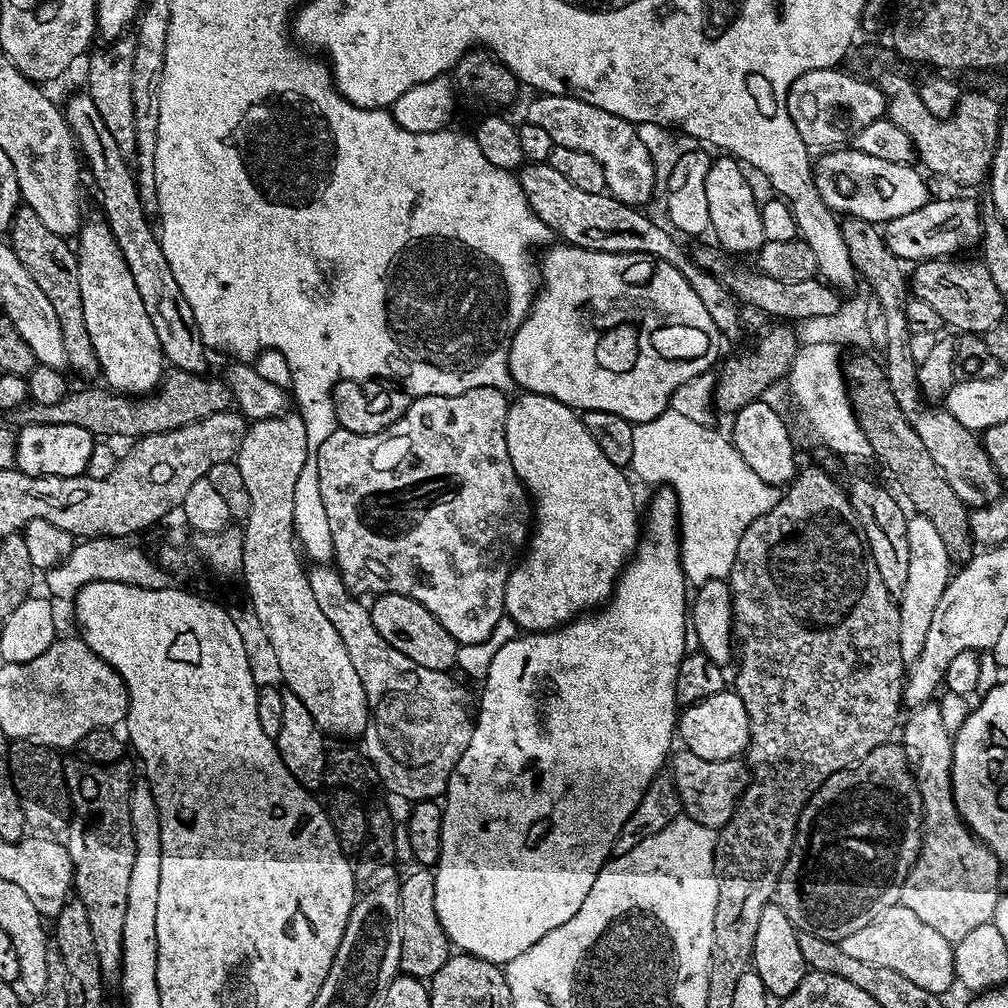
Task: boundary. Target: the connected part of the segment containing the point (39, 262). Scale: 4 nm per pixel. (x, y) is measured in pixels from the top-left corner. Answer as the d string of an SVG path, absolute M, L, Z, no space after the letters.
M27 206L16 210L10 229L10 243L18 262L26 266L26 274L38 282L42 294L54 309L58 317L58 326L62 326L62 346L66 346L68 368L80 376L100 376L100 363L90 343L90 333L86 331L86 314L82 314L82 289L78 286L78 258L75 247L65 237L54 234L38 219L38 214Z

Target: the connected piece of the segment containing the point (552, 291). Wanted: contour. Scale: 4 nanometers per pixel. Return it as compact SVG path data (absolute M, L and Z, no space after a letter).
M560 242L557 245L557 248L549 247L544 261L541 264L539 261L538 276L542 283L532 301L532 308L528 312L527 318L522 322L522 326L518 326L512 339L508 365L513 385L517 389L520 387L520 390L524 392L554 398L573 410L583 410L584 412L606 410L610 414L618 414L629 420L634 426L658 418L658 414L669 411L671 396L678 386L682 386L684 382L696 375L709 371L713 367L711 364L716 359L718 359L717 361L721 359L722 337L718 326L714 326L714 321L710 319L710 313L702 306L698 294L694 294L694 290L690 290L690 282L686 282L686 278L682 278L682 274L678 274L678 270L674 270L674 266L670 266L670 262L642 254L595 252L585 248L576 248L567 242Z

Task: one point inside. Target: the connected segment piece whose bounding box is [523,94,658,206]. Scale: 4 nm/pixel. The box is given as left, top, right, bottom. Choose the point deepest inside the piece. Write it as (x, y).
(613, 142)

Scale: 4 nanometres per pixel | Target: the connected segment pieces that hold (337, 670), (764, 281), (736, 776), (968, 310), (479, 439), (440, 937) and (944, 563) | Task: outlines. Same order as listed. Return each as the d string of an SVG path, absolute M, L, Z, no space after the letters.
M287 412L270 419L253 421L243 436L242 446L236 452L235 464L241 471L246 490L250 493L250 514L242 526L242 568L246 592L254 608L254 616L260 630L270 644L281 678L287 691L297 694L306 710L313 715L320 730L327 735L342 738L361 737L369 724L369 706L362 680L354 668L354 662L326 614L319 609L310 587L308 571L300 555L293 526L294 493L298 477L302 474L306 458L310 454L306 424L298 412Z
M732 268L722 276L725 286L731 291L741 305L749 304L756 306L758 310L764 311L768 317L778 319L780 322L801 322L814 318L816 315L838 314L842 309L840 303L841 293L833 288L831 284L825 284L823 279L813 278L802 282L786 282L778 278L765 276L759 270L752 272L739 272Z
M687 750L678 752L671 757L670 775L680 795L683 815L713 830L724 828L726 822L730 822L730 818L735 814L740 796L748 789L750 769L747 763L740 758L711 760L710 758L698 758L698 754Z
M945 258L942 260L922 260L910 272L910 292L913 297L921 299L927 305L942 314L945 325L950 329L957 328L960 334L983 334L990 326L1001 323L1005 319L1006 301L998 294L998 286L990 279L990 270L979 259L960 260L964 258Z
M475 388L466 390L466 394L453 396L417 396L390 434L367 436L354 434L337 426L330 438L326 438L326 442L322 442L320 449L314 453L318 462L318 490L322 494L322 506L326 506L326 519L330 521L334 567L340 573L348 591L353 594L393 592L406 598L414 598L414 602L422 602L422 606L426 606L426 610L430 610L430 614L434 614L434 618L438 618L438 622L442 622L442 626L450 630L452 637L461 646L486 643L491 638L492 631L499 626L500 619L505 619L506 582L512 573L514 561L529 543L530 529L534 524L534 508L530 503L528 489L521 484L510 462L510 450L506 450L504 431L509 403L506 393L497 388Z
M416 866L400 885L400 929L402 930L402 954L399 955L400 972L416 979L431 979L434 973L448 961L450 945L448 935L438 922L434 910L434 882L436 873L431 867Z
M919 514L909 515L906 542L910 542L910 571L906 577L906 590L902 590L898 598L898 642L902 646L905 665L910 666L918 658L918 654L922 654L922 646L926 646L926 633L930 631L934 609L942 599L950 579L950 561L946 554L946 545L938 530L930 523L930 518Z

